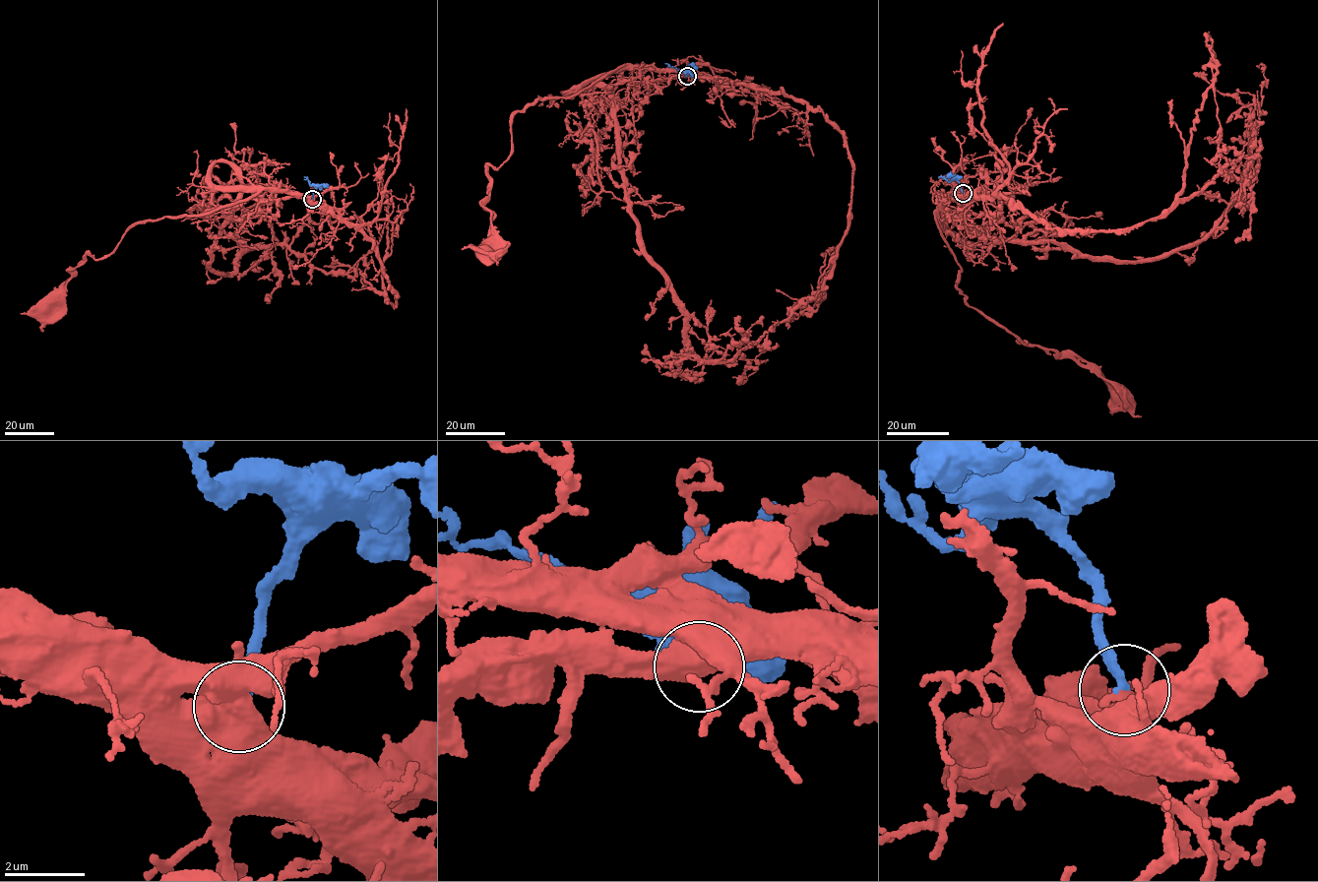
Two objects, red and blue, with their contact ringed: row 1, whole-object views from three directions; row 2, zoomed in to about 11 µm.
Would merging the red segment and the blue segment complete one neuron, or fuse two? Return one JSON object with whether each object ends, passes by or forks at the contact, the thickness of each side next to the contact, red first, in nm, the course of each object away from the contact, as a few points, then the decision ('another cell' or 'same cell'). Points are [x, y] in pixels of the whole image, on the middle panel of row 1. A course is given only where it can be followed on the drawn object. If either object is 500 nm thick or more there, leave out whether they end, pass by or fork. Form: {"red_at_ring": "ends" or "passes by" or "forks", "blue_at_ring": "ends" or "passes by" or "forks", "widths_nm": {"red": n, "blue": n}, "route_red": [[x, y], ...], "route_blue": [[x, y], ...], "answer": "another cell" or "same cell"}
{"red_at_ring": "passes by", "blue_at_ring": "ends", "widths_nm": {"red": 400, "blue": 280}, "route_red": [[688, 76], [624, 65], [567, 97], [539, 97], [519, 111], [510, 156], [496, 168], [486, 165], [486, 252]], "route_blue": [[688, 76], [664, 63]], "answer": "same cell"}

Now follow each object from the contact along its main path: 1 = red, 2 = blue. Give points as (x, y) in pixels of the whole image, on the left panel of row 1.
1: (312, 199), (260, 189), (208, 213), (140, 221), (109, 254), (96, 259), (88, 252), (45, 307)
2: (312, 199), (315, 188), (304, 176)

